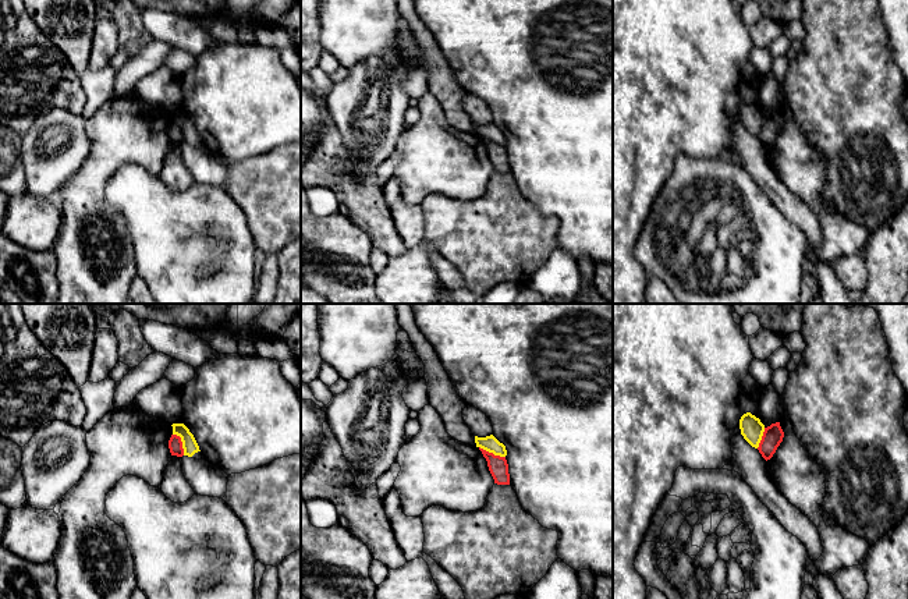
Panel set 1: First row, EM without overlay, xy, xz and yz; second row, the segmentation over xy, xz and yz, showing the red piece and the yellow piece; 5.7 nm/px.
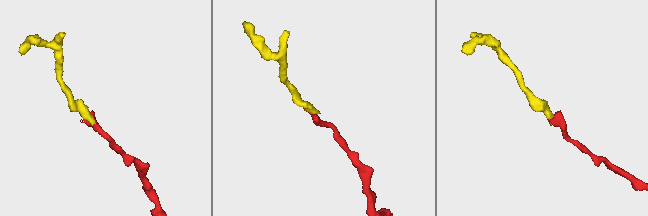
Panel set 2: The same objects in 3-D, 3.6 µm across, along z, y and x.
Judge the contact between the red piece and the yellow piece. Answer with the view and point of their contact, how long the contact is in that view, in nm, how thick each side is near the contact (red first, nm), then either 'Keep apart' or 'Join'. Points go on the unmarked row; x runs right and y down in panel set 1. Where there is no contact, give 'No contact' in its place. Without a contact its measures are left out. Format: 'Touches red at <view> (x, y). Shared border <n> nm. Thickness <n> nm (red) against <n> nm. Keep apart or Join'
Touches red at xz (492, 141). Shared border 170 nm. Thickness 110 nm (red) against 90 nm. Join

